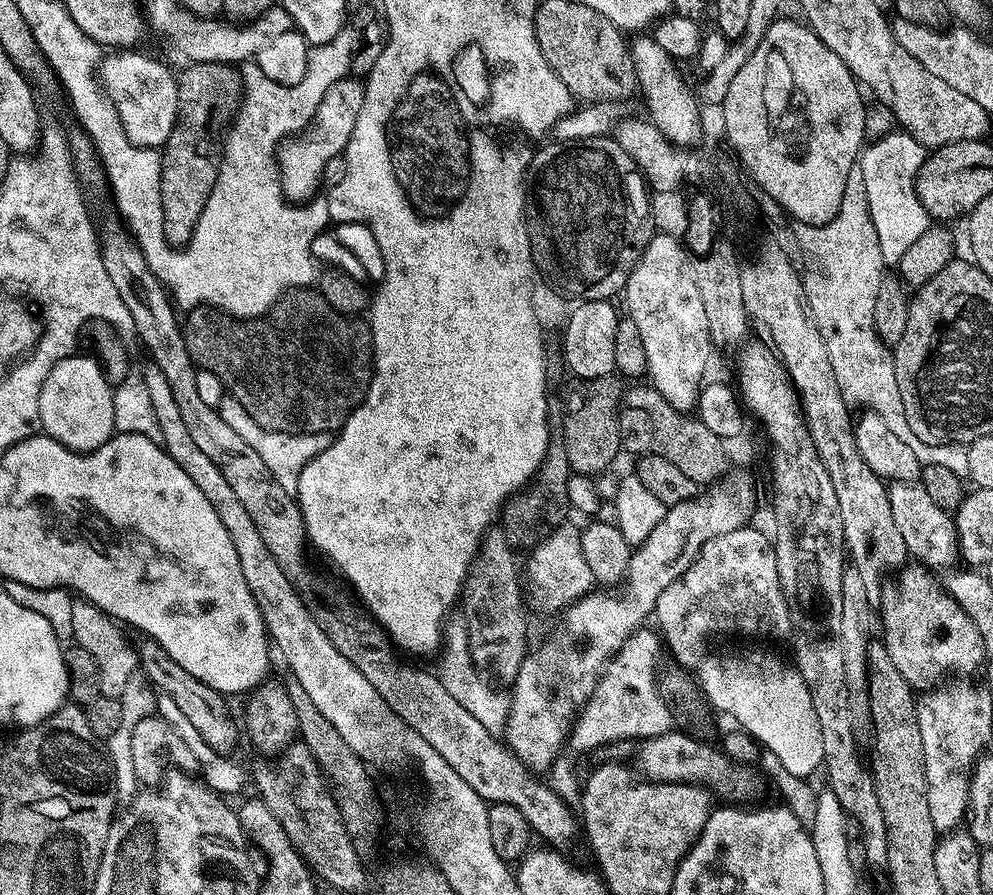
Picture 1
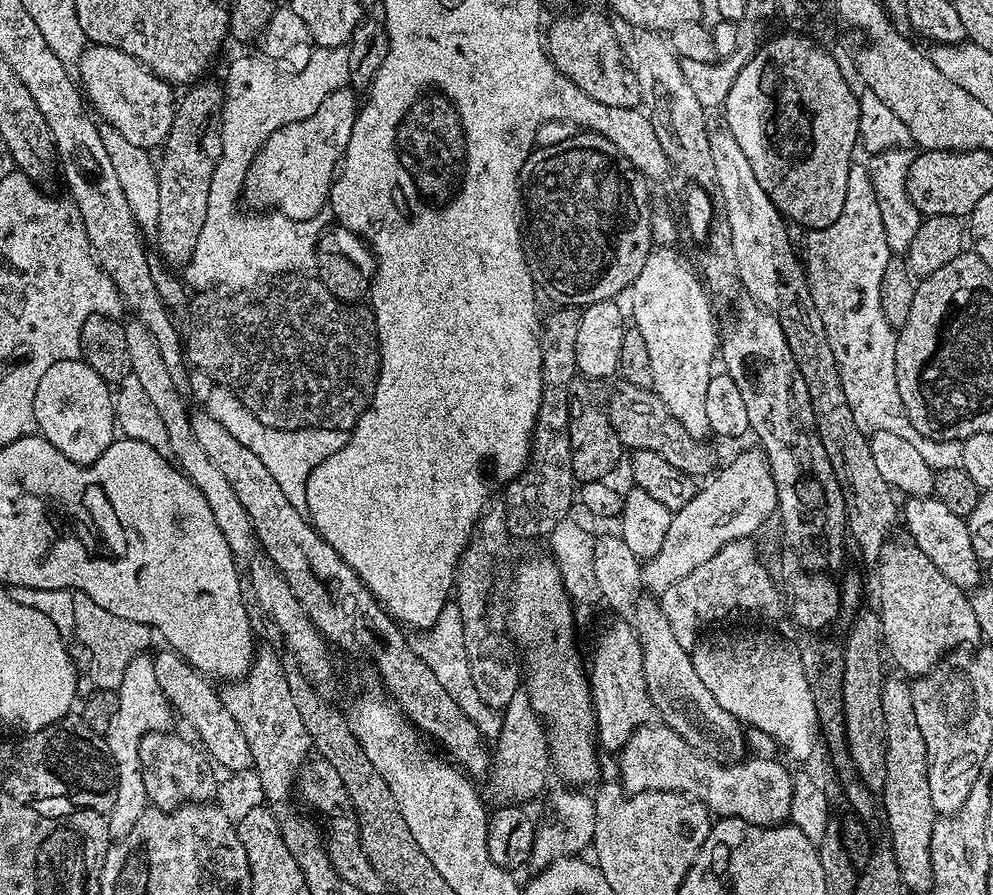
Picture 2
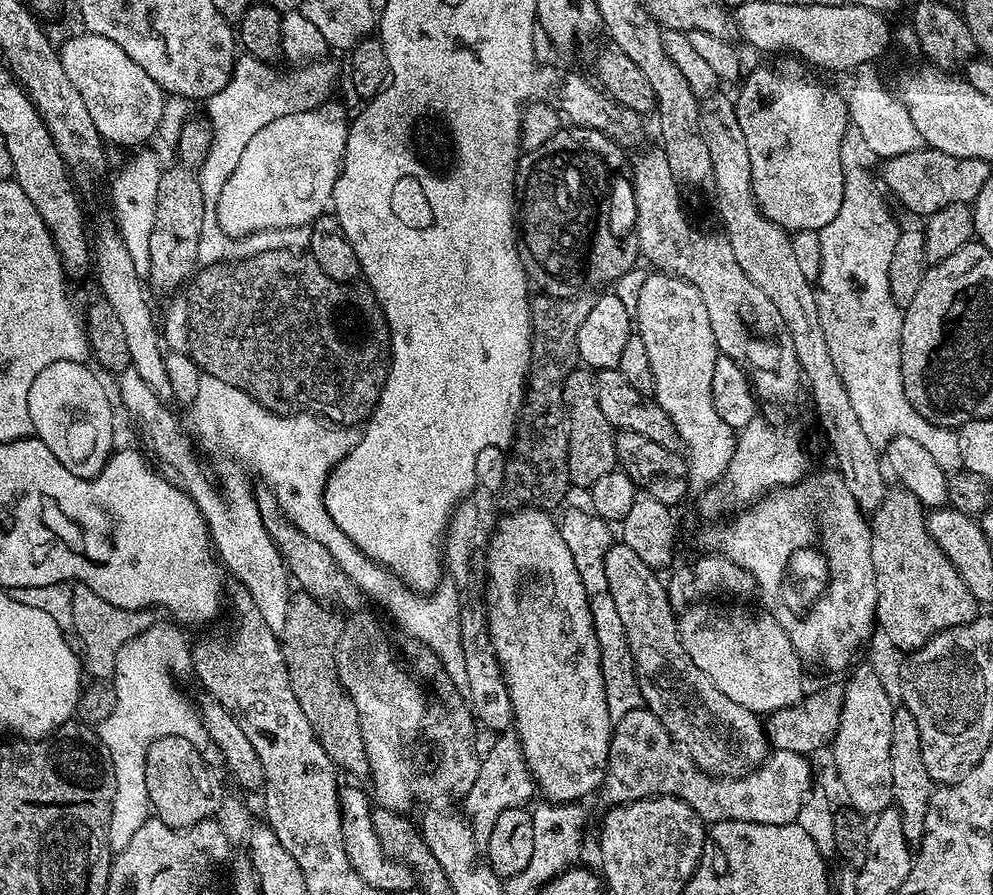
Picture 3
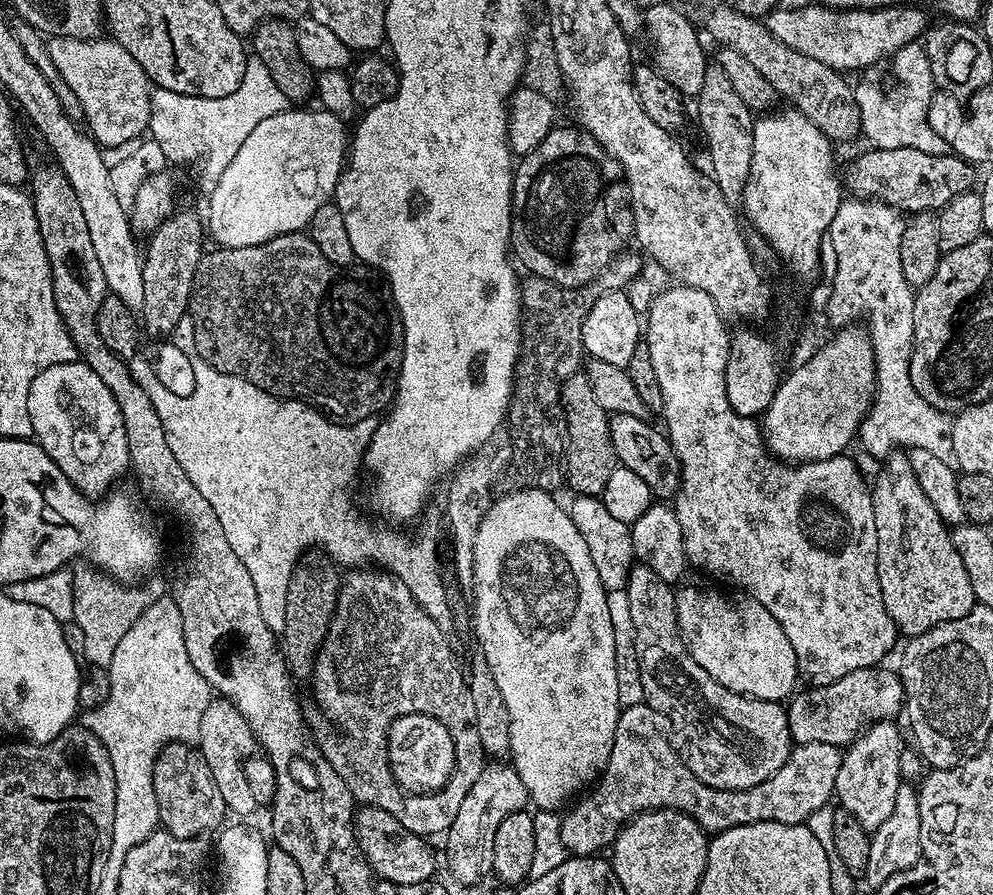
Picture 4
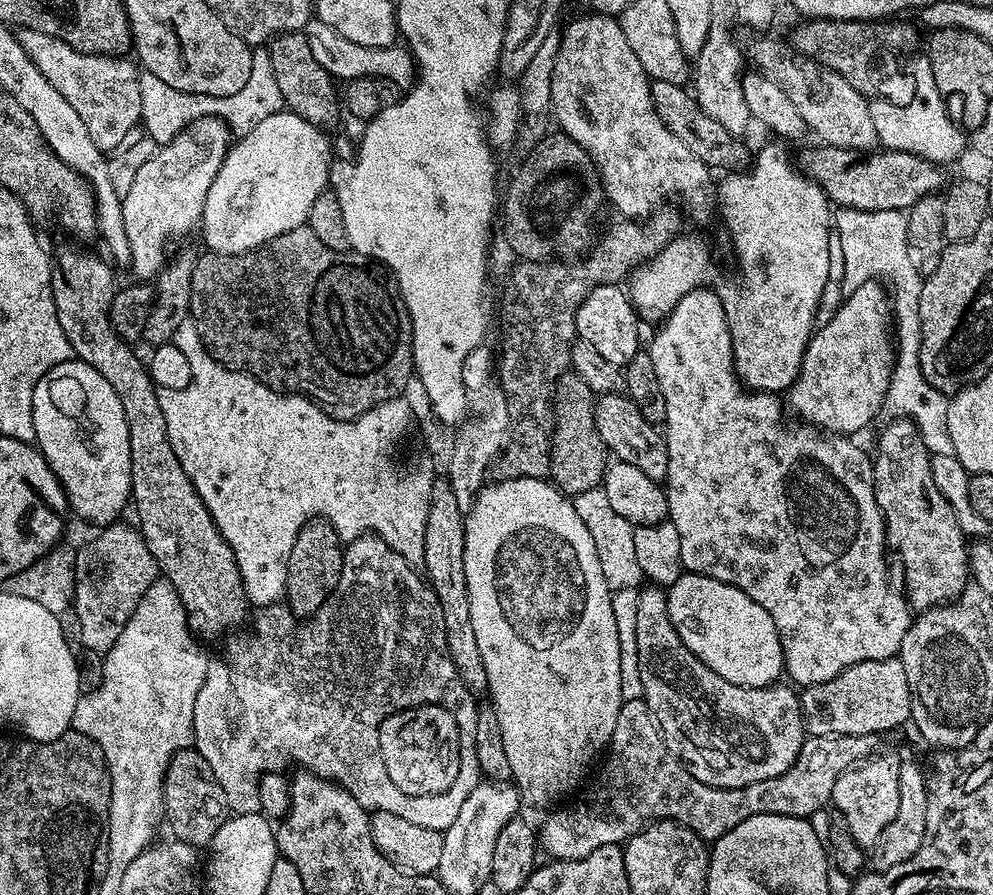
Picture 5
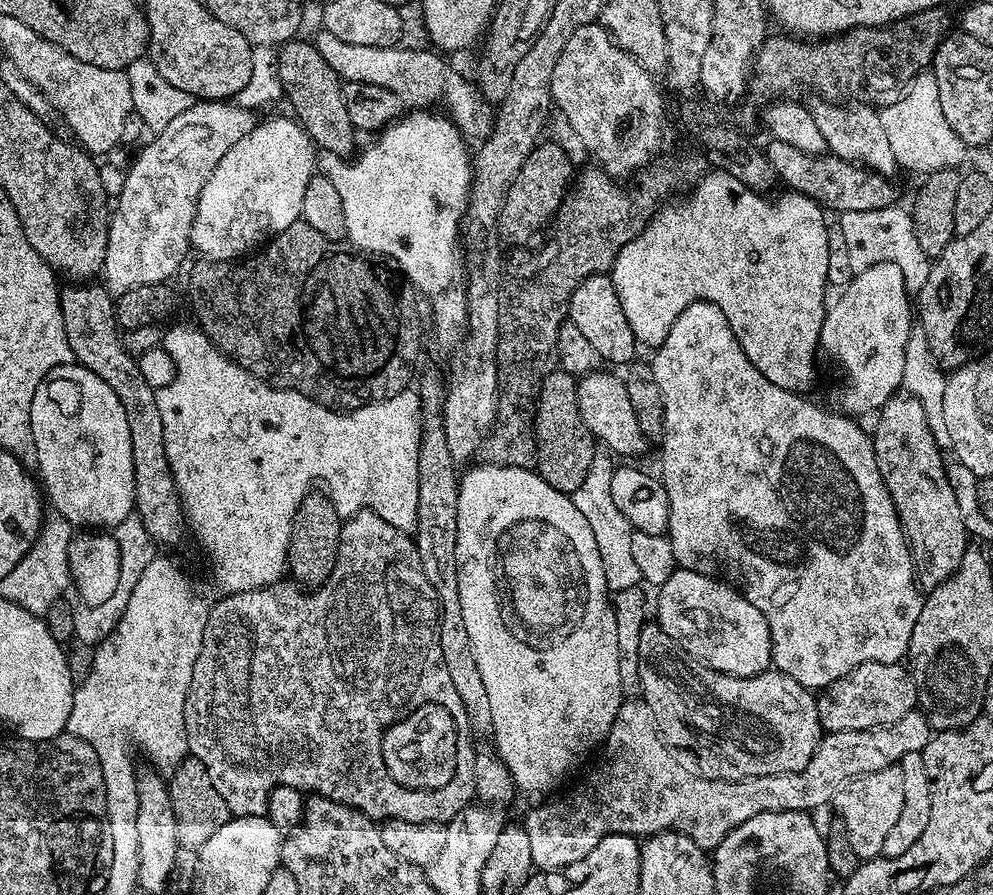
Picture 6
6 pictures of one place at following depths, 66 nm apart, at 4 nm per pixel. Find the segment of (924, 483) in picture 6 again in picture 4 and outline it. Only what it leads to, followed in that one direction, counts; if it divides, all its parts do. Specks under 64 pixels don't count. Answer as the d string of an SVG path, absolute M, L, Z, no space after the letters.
M893 454L887 457L883 464L884 469L876 476L876 485L873 483L870 488L874 506L874 526L878 534L878 582L882 586L882 602L886 602L886 610L890 614L890 618L903 635L905 632L905 637L911 638L947 620L962 618L977 604L976 595L974 586L970 586L970 574L966 574L966 566L962 566L962 558L958 555L958 550L954 548L949 525L939 516L938 510L931 505L930 499L923 493L922 486L919 485L918 478L915 477L914 470L911 468L909 457L904 454L902 456Z

